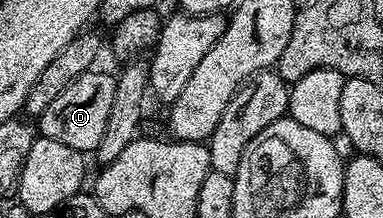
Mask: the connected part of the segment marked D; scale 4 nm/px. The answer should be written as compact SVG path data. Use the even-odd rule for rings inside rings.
M89 71L73 79L66 91L62 91L62 95L58 95L58 99L54 99L54 103L50 103L46 111L42 111L38 119L39 136L66 143L66 147L74 147L85 155L91 154L98 143L102 143L106 119L110 119L110 106L114 104L116 77L113 74L96 72Z

